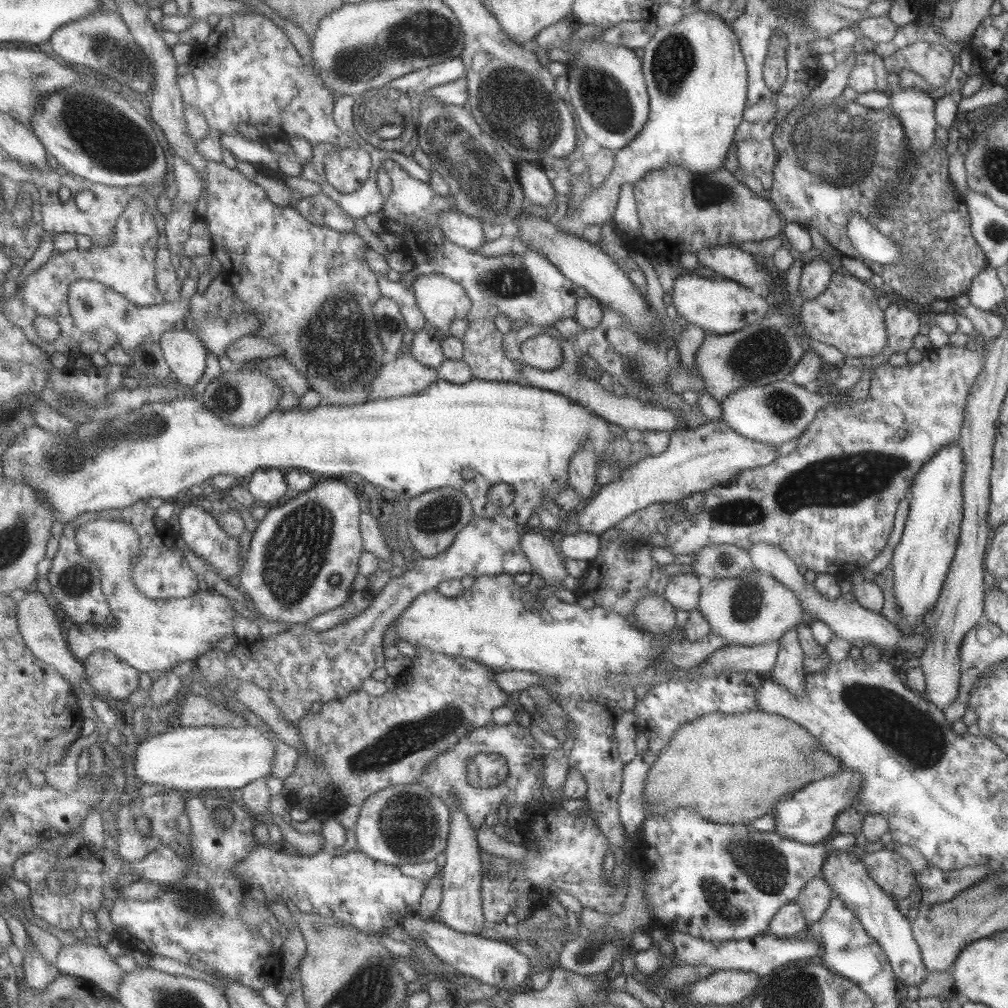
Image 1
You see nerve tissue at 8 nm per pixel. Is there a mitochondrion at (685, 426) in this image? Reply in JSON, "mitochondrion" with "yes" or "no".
{"mitochondrion":"no"}

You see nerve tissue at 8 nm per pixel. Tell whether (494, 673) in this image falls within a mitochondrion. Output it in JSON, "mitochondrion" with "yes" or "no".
{"mitochondrion":"no"}

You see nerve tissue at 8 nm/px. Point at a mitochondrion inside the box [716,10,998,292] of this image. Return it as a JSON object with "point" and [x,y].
{"point":[836,149]}

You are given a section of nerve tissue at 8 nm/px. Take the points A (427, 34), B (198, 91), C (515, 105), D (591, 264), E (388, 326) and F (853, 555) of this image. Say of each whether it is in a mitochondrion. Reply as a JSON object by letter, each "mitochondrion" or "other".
{"A":"mitochondrion","B":"other","C":"mitochondrion","D":"other","E":"mitochondrion","F":"other"}

